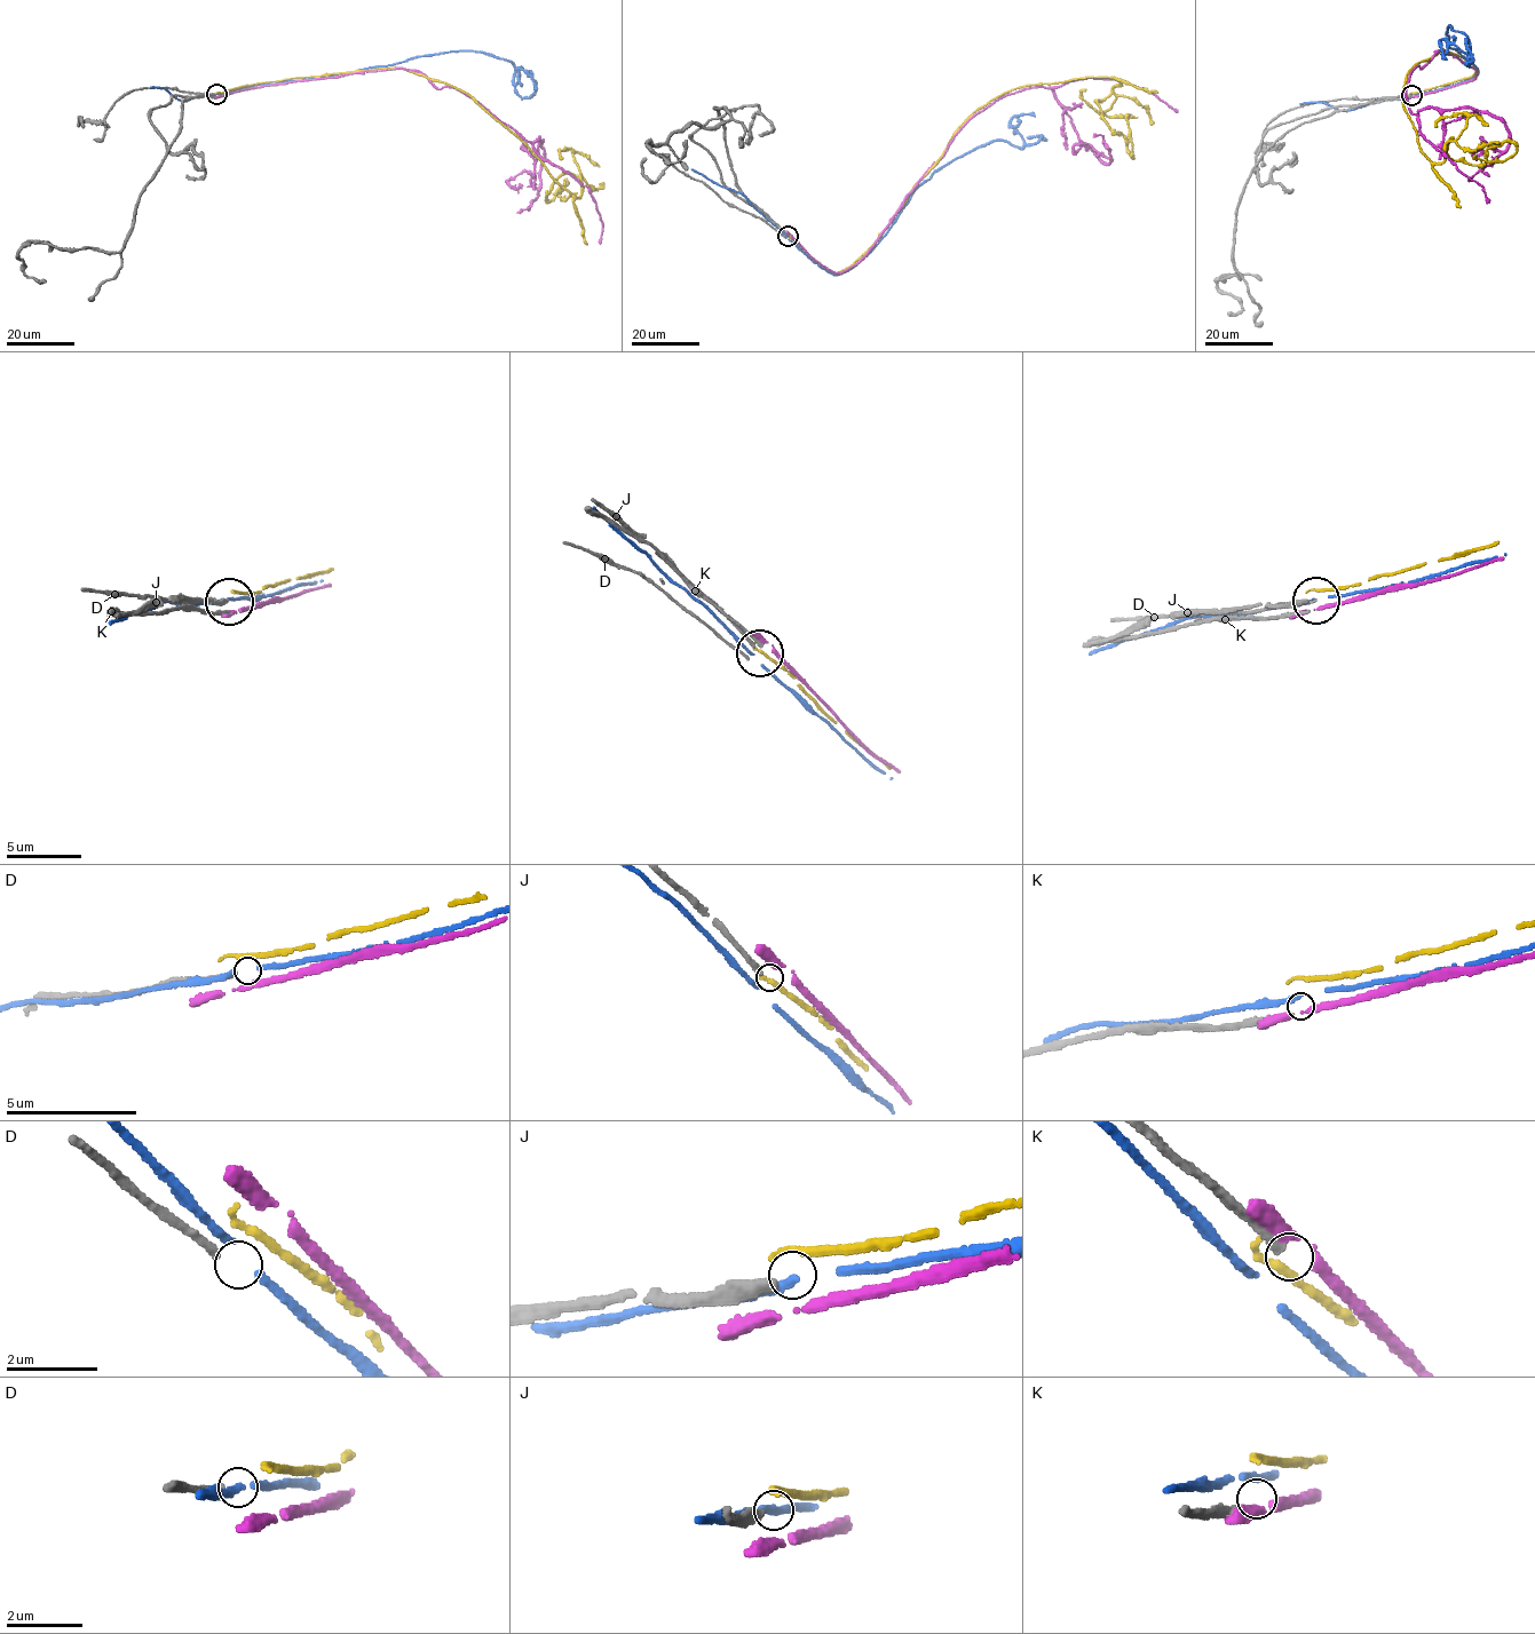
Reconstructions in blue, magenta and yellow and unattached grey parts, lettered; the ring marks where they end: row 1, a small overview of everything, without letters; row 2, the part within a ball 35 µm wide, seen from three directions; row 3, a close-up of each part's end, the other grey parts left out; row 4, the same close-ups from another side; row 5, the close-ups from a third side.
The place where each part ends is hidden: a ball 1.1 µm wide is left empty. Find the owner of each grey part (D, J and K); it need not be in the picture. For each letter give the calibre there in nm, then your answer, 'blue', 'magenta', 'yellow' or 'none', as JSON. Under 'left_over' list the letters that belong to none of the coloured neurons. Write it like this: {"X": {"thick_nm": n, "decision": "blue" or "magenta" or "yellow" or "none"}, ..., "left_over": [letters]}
{"D": {"thick_nm": 160, "decision": "none"}, "J": {"thick_nm": 240, "decision": "none"}, "K": {"thick_nm": 180, "decision": "none"}, "left_over": ["D", "J", "K"]}

